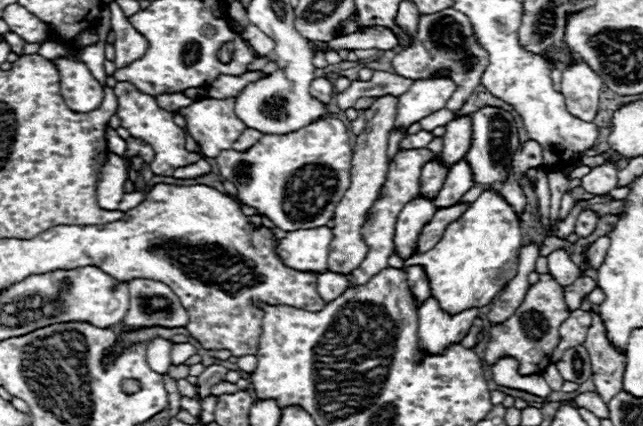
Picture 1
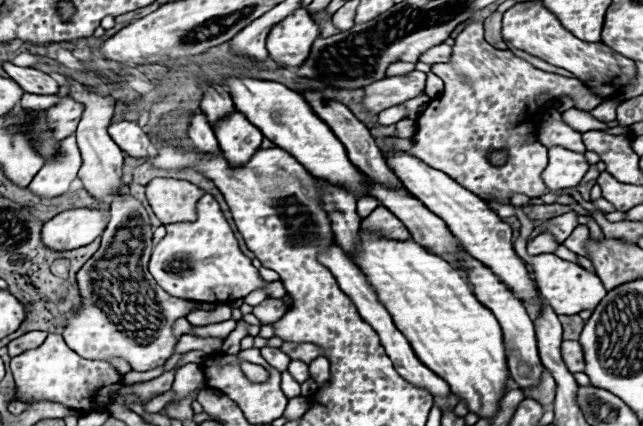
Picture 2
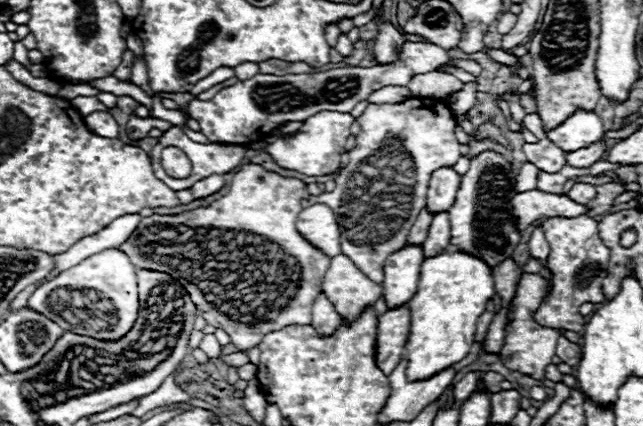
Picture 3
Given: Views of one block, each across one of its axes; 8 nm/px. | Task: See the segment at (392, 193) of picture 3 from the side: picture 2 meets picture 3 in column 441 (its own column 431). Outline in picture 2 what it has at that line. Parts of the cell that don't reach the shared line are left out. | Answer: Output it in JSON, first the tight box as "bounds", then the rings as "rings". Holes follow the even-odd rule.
{"bounds":[406,22,602,204],"rings":[[[470,22],[454,38],[450,64],[434,64],[432,72],[444,80],[446,88],[416,118],[416,134],[412,136],[412,148],[406,154],[444,172],[482,200],[498,204],[510,204],[510,196],[516,192],[530,198],[538,198],[548,192],[540,178],[548,164],[548,150],[534,140],[534,134],[546,114],[546,110],[540,108],[550,106],[540,106],[536,102],[538,96],[546,94],[550,100],[570,96],[574,106],[580,110],[594,110],[602,102],[576,78],[538,70],[508,50],[492,48],[484,40],[482,22]],[[494,150],[508,152],[502,166],[492,166],[488,162],[486,156]]]}

